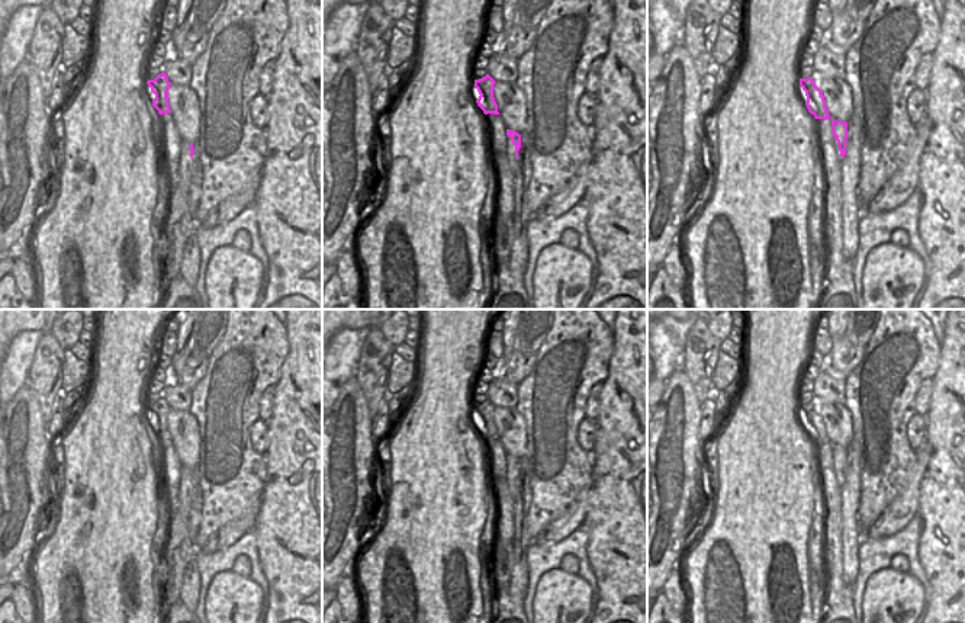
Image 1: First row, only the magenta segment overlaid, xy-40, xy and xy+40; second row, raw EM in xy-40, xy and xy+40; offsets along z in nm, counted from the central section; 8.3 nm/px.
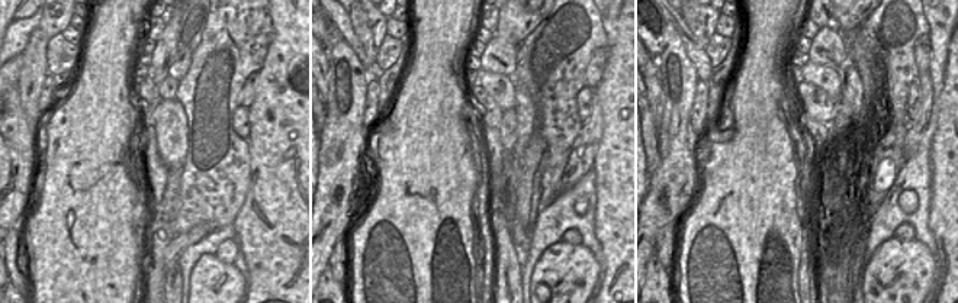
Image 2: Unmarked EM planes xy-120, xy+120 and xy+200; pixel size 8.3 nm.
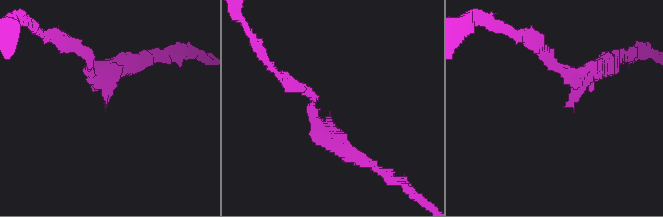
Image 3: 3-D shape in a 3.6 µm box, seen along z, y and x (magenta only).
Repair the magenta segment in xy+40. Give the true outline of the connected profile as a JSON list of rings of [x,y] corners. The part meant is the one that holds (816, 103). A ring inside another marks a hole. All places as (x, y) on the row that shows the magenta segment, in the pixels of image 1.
[[[811,77],[800,78],[800,86],[805,91],[805,106],[816,119],[829,119],[829,110],[821,90],[814,84]]]

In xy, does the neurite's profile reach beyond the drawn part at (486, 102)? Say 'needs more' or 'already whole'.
already whole

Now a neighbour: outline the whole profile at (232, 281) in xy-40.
[[[232,244],[218,247],[205,273],[209,309],[252,309],[261,282],[263,266],[254,256]]]

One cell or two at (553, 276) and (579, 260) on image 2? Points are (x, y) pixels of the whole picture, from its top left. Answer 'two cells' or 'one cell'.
one cell

